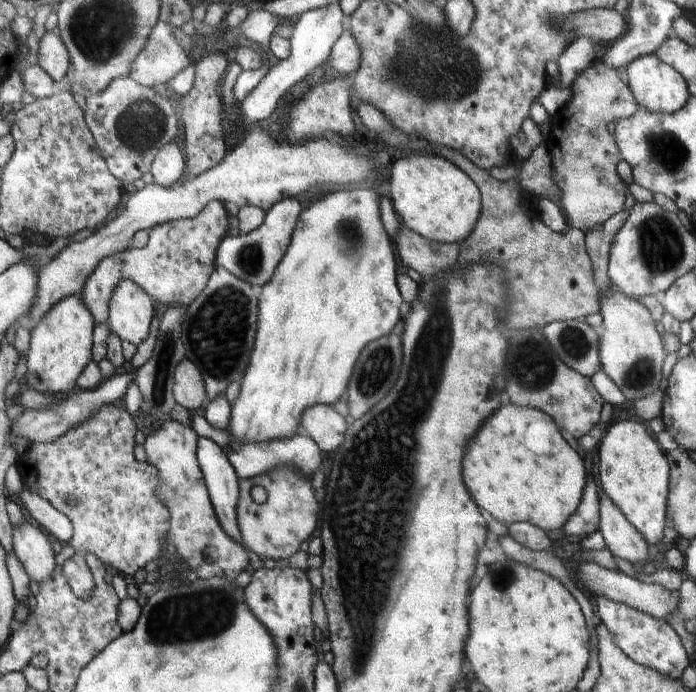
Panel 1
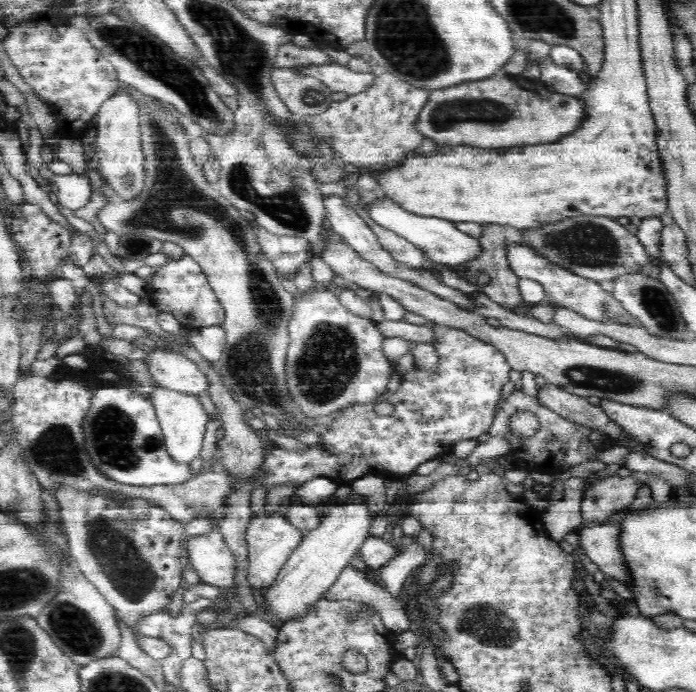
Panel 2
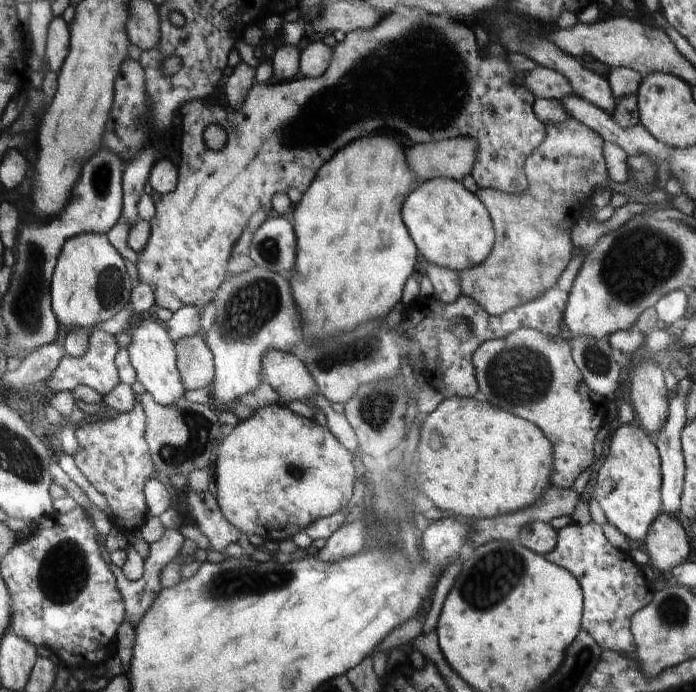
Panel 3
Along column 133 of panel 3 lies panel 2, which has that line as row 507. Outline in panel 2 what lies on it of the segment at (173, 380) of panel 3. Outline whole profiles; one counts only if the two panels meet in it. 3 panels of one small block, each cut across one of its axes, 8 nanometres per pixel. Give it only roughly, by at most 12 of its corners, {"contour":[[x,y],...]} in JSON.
{"contour":[[352,492],[322,513],[266,588],[268,616],[306,617],[369,536]]}

